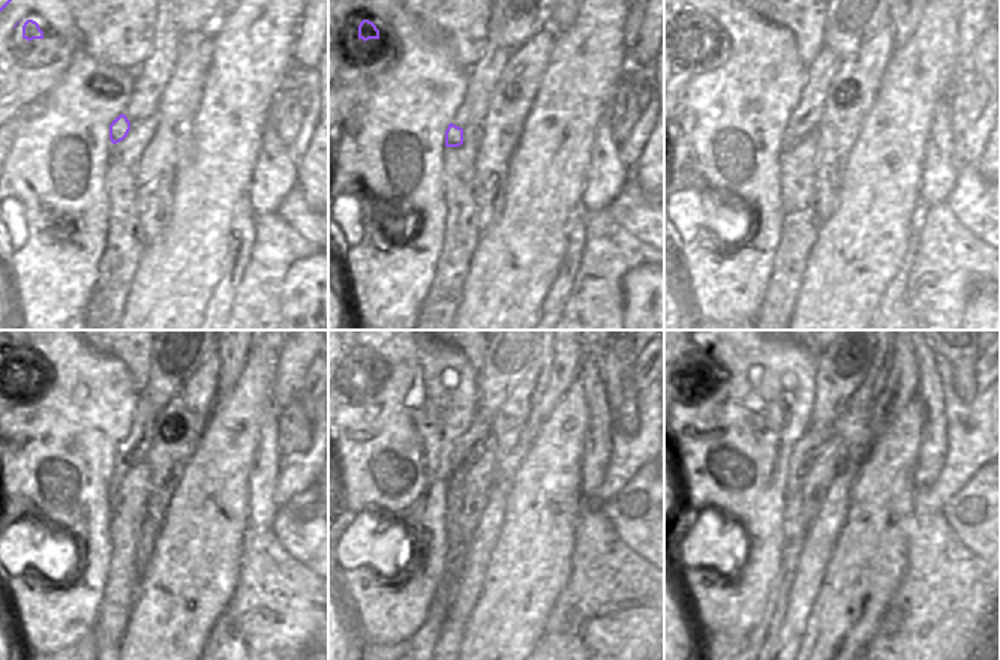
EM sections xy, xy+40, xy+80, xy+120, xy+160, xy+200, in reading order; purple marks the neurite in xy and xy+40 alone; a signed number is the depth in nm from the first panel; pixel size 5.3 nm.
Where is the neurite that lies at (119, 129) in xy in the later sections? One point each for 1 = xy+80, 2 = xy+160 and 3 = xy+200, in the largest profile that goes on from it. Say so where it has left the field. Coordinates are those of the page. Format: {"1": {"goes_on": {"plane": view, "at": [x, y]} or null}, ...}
{"1": {"goes_on": {"plane": "xy+80", "at": [790, 138]}}, "2": {"goes_on": {"plane": "xy+160", "at": [428, 635]}}, "3": {"goes_on": {"plane": "xy+200", "at": [765, 635]}}}

